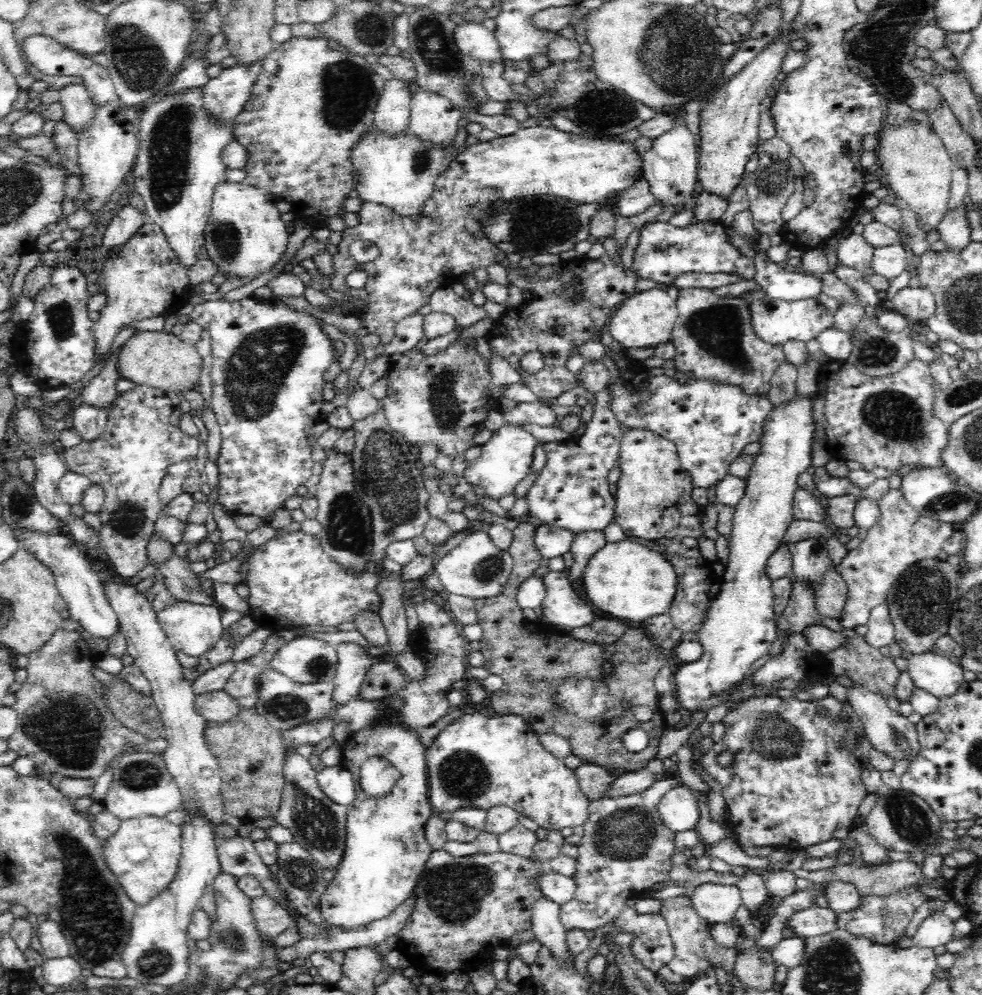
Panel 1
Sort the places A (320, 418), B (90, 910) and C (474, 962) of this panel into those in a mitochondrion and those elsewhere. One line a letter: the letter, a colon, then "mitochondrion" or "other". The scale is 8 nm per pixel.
A: other
B: mitochondrion
C: other

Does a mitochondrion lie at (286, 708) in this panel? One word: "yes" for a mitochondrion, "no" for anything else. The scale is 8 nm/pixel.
yes

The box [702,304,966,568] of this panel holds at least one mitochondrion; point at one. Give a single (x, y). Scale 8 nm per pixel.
(894, 415)

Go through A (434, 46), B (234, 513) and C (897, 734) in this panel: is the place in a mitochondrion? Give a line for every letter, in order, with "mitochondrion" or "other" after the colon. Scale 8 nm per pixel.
A: mitochondrion
B: other
C: mitochondrion

